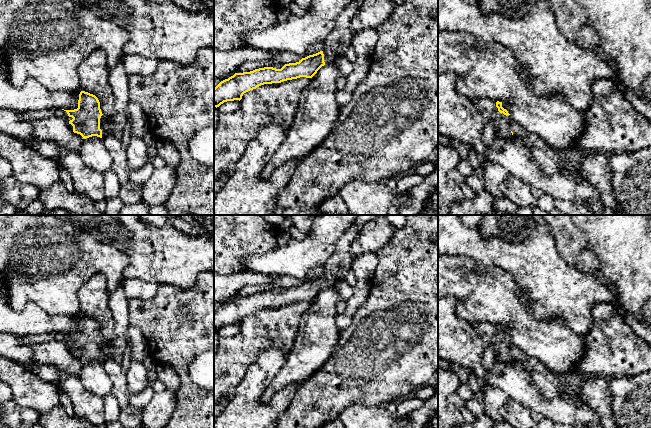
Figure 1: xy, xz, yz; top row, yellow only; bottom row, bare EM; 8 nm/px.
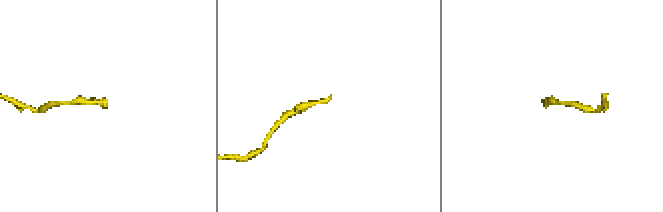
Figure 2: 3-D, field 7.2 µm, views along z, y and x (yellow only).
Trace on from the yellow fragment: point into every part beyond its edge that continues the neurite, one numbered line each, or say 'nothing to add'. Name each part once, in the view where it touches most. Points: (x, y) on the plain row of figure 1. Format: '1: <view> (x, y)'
1: xy (105, 348)

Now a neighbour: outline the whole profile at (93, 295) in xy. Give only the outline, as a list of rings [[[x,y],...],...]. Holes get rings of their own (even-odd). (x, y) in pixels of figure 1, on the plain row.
[[[101,273],[94,274],[80,287],[77,296],[80,313],[98,322],[101,336],[105,341],[114,340],[115,321],[109,307],[106,277]]]

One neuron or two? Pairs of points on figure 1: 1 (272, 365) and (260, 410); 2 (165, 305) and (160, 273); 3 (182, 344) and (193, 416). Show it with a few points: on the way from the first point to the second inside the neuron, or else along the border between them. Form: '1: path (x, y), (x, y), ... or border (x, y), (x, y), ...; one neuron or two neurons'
1: path (261, 376), (252, 386), (252, 400); one neuron
2: border (159, 283), (171, 283), (185, 288); two neurons
3: path (182, 362), (183, 374), (190, 398); one neuron

